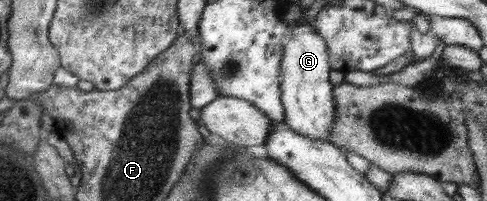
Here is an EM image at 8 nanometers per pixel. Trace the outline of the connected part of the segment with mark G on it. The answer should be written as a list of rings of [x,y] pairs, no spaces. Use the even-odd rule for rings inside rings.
[[[309,18],[290,27],[290,39],[285,43],[282,60],[282,102],[287,118],[284,121],[293,130],[319,140],[328,140],[334,125],[337,104],[332,83],[332,62],[328,40],[317,30]]]

